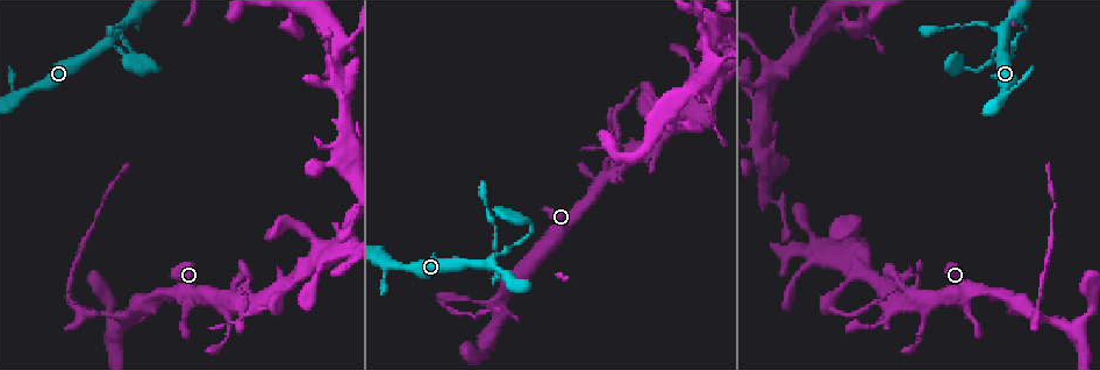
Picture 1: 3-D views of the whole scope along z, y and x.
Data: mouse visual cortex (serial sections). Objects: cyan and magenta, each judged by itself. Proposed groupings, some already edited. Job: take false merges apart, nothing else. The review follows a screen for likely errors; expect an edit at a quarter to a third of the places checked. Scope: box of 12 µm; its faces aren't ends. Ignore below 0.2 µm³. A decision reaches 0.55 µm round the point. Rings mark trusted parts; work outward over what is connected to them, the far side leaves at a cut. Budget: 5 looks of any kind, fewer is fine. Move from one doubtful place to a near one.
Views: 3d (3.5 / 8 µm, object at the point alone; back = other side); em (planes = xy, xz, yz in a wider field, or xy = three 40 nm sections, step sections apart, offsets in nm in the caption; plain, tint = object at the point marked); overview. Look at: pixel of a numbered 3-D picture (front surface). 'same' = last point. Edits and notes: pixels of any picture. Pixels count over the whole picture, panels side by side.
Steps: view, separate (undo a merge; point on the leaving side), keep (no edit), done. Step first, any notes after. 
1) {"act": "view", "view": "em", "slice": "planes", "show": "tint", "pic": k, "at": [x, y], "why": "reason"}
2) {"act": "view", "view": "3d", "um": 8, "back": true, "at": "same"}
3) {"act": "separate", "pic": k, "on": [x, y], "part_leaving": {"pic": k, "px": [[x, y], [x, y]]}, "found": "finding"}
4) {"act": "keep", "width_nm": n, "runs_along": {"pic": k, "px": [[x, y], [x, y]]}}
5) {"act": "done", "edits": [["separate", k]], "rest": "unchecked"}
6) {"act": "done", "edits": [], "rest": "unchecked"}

{"act": "view", "view": "3d", "um": 3.5, "pic": 1, "at": [1040, 319]}

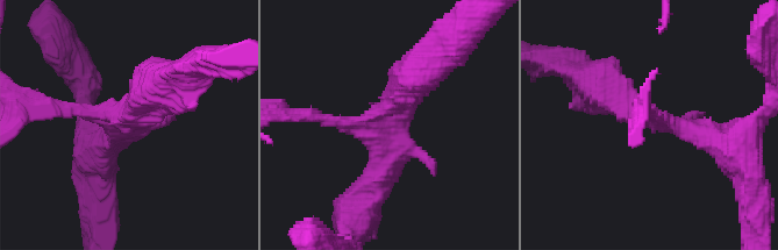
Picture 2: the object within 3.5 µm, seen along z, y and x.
{"act": "view", "view": "em", "slice": "planes", "show": "tint", "pic": 2, "at": [115, 112]}

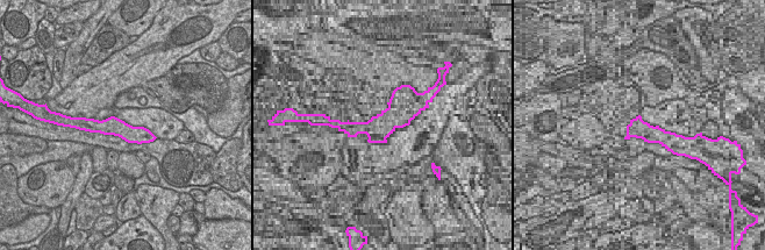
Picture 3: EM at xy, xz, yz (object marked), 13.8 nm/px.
{"act": "separate", "pic": 2, "on": [632, 127], "part_leaving": {"pic": 2, "px": [[73, 107], [30, 104]]}, "found": "two cells meet here"}

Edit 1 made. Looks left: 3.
{"act": "view", "view": "3d", "um": 8, "pic": 1, "at": [104, 45], "why": "thin arm on a thick one"}

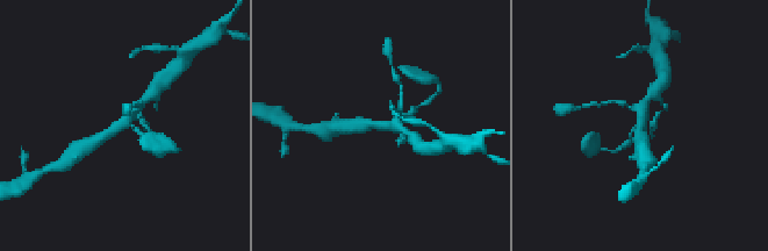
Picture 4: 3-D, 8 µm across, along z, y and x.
{"act": "view", "view": "3d", "um": 3.5, "back": true, "pic": 4, "at": [121, 123], "why": "zoom in"}

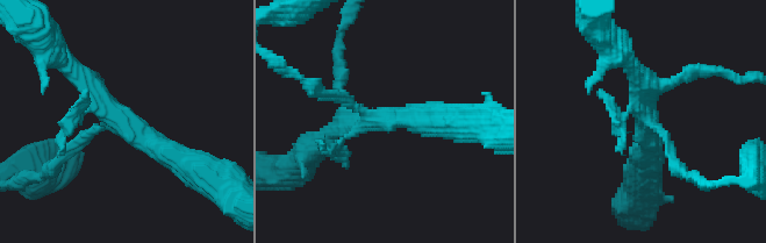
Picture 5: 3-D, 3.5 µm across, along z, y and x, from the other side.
{"act": "keep", "runs_along": {"pic": 5, "px": [[183, 163], [119, 120], [65, 63]]}, "found": "continuous, no second cell"}

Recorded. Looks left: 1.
{"act": "done", "edits": [["separate", 2]], "rest": "unchecked"}

